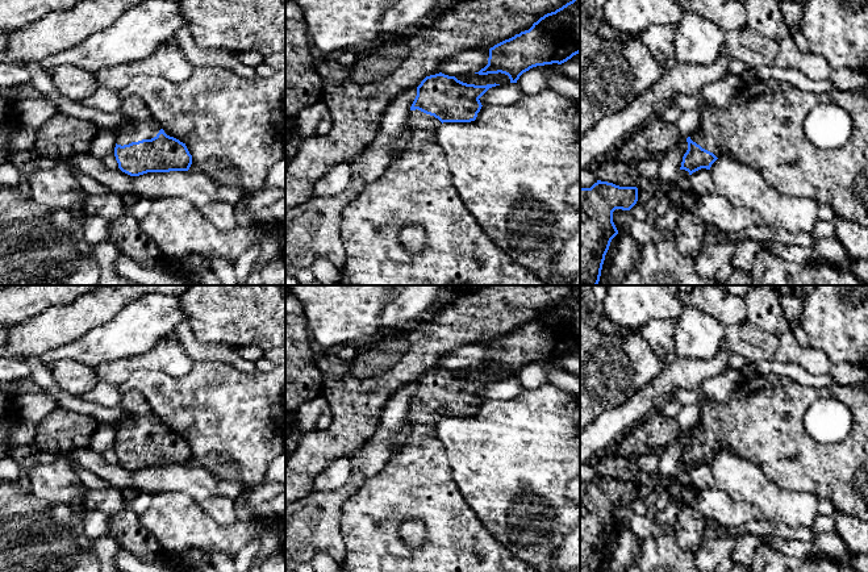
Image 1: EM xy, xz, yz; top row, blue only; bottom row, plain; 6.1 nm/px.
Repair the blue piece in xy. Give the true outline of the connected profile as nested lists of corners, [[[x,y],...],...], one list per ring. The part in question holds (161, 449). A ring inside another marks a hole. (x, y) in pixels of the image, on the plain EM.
[[[124,392],[121,406],[125,417],[116,426],[114,451],[122,467],[139,471],[189,464],[192,450],[185,438],[164,427],[143,393]]]

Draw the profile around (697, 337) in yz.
[[[684,306],[677,318],[672,356],[708,360],[717,355],[725,341],[725,327],[714,317],[693,306]]]

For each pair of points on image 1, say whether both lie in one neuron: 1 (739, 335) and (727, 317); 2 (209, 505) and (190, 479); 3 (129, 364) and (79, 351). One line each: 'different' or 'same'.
1: different
2: same
3: different

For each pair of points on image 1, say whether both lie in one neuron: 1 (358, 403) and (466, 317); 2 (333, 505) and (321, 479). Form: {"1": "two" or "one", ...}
{"1": "one", "2": "two"}

